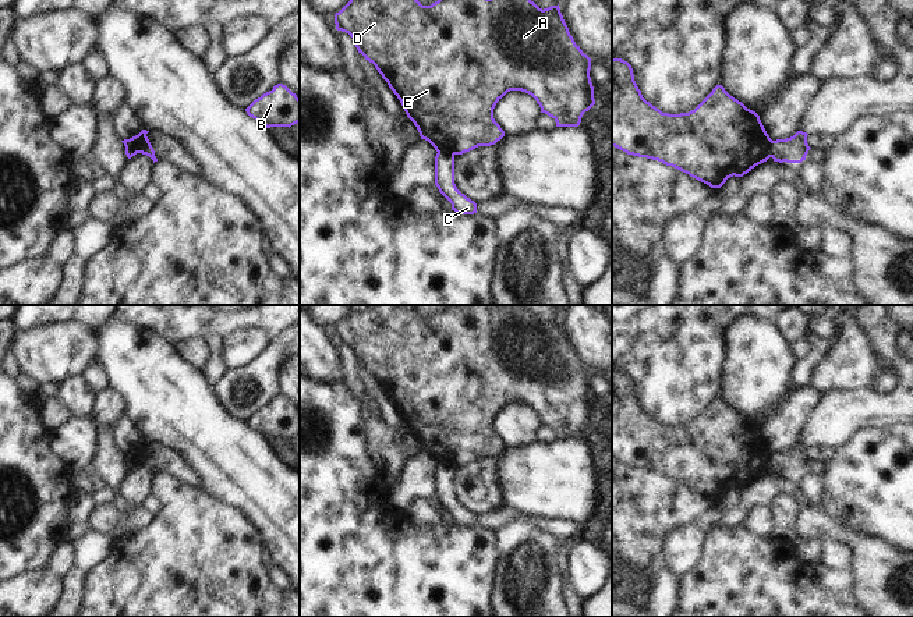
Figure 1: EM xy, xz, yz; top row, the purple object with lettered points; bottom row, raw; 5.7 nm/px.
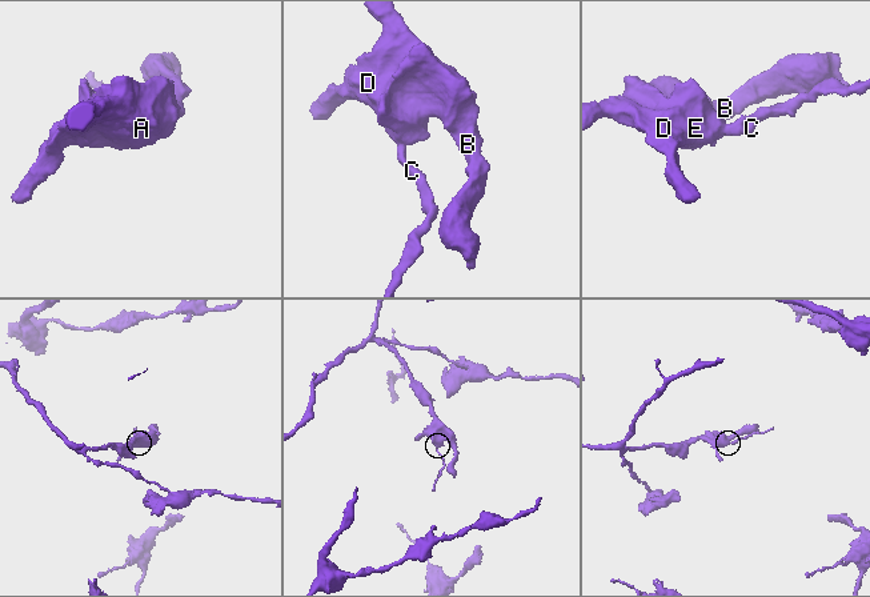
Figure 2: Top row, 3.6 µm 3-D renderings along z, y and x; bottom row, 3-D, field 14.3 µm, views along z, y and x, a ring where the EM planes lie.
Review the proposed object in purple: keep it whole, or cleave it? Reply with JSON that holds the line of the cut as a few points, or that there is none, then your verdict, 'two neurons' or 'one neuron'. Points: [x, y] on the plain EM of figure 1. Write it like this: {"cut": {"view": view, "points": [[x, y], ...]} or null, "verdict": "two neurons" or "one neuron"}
{"cut": {"view": "xz", "points": [[438, 463], [453, 467]]}, "verdict": "two neurons"}

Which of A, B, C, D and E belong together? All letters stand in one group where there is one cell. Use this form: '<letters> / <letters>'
A B D E / C

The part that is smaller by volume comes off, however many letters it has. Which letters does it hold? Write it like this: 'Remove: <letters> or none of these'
Remove: C

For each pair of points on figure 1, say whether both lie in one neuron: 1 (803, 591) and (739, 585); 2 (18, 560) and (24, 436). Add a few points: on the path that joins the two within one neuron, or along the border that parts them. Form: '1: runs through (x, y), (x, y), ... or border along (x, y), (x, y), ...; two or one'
1: runs through (788, 591), (754, 591); one
2: runs through (27, 529), (39, 513), (41, 499), (24, 467); one

